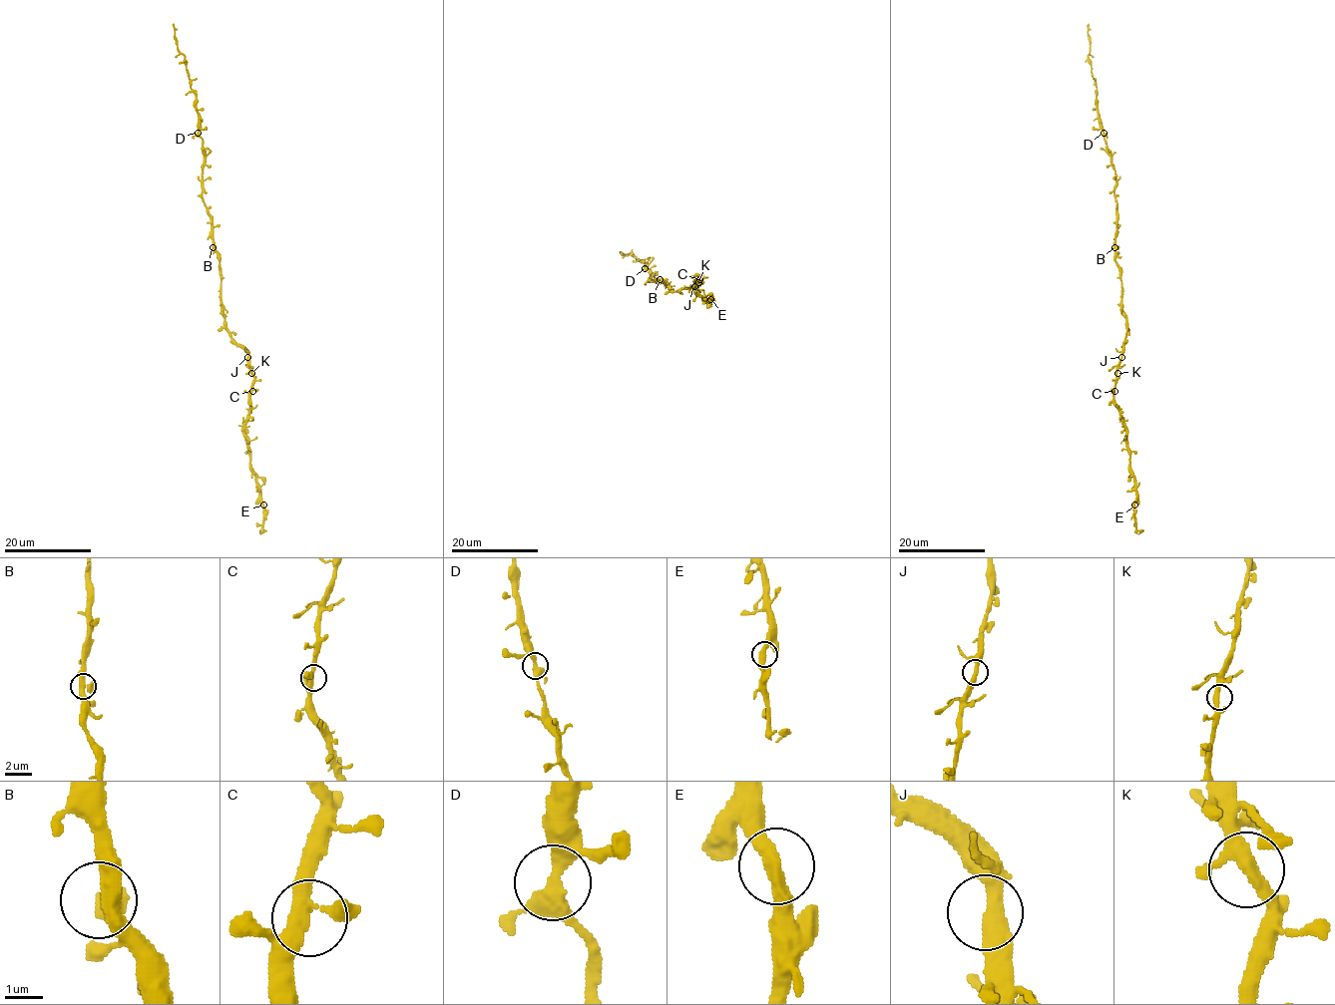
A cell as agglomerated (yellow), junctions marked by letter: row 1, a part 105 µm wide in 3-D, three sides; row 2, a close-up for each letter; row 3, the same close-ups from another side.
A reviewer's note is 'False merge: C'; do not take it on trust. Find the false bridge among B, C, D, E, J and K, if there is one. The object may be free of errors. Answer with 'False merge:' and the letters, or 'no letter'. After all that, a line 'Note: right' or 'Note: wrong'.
False merge: no letter
Note: wrong

